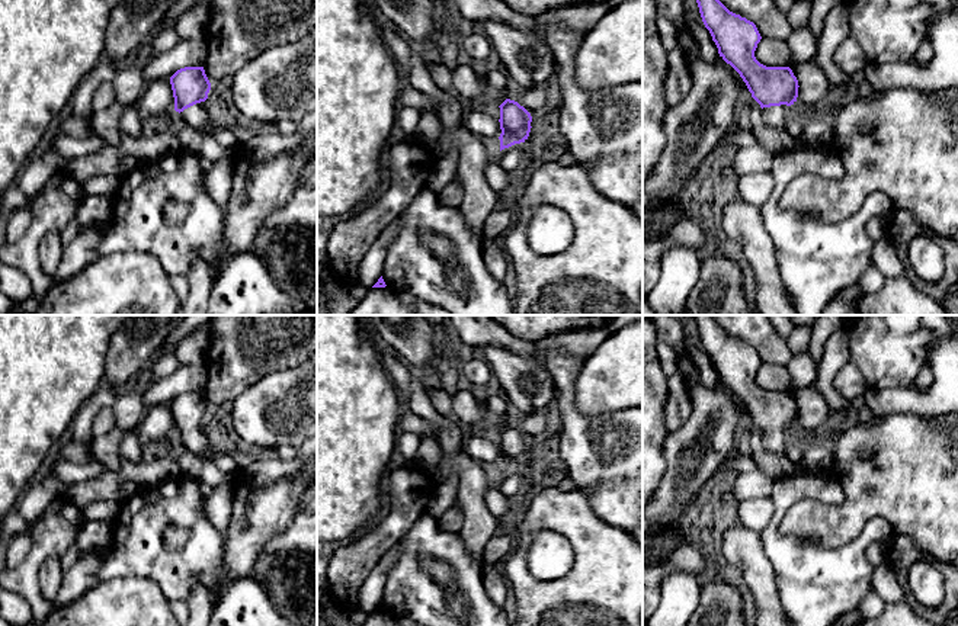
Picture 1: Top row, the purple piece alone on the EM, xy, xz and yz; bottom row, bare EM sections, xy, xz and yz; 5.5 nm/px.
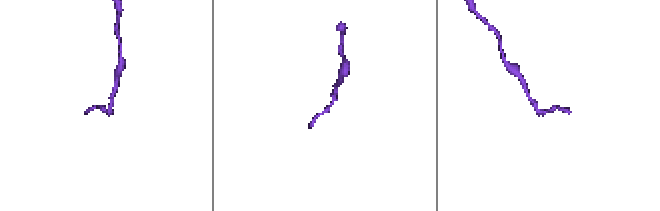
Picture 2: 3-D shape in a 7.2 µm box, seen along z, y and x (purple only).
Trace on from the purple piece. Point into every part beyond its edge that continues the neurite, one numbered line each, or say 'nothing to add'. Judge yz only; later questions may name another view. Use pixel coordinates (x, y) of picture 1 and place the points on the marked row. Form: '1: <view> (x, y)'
1: yz (775, 116)

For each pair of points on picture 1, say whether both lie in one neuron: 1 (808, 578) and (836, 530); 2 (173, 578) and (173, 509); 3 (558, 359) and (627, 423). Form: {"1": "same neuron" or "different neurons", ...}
{"1": "different neurons", "2": "same neuron", "3": "same neuron"}

